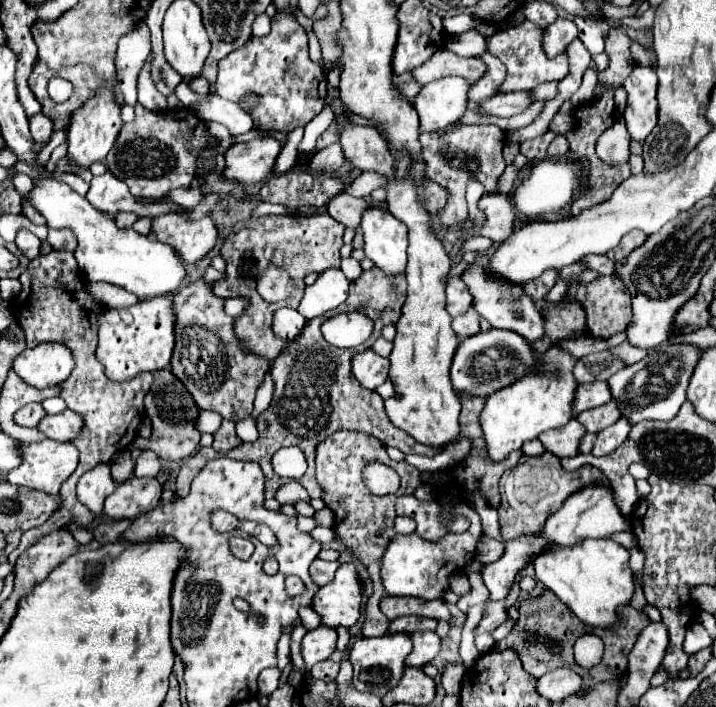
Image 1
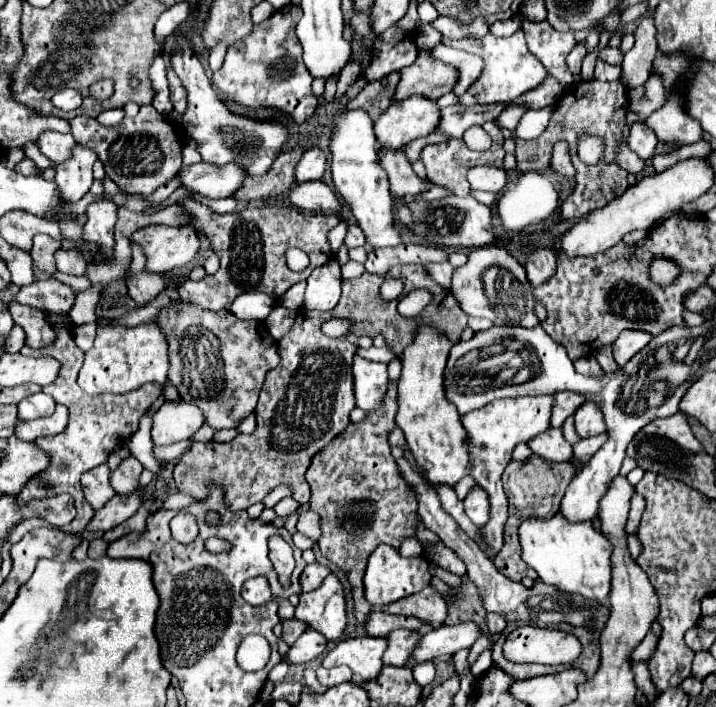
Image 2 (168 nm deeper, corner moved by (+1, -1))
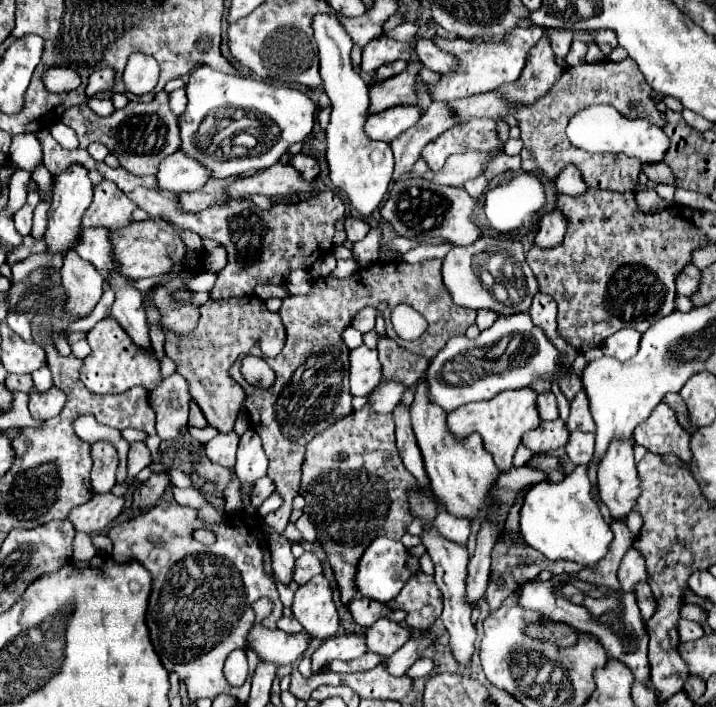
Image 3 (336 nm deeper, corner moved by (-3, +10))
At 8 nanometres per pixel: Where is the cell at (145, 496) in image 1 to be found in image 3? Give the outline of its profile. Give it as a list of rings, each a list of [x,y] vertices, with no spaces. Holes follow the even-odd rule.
[[[94,494],[94,498],[78,508],[74,508],[68,516],[68,520],[76,526],[76,530],[86,534],[102,532],[118,514],[122,512],[124,498],[108,494]]]

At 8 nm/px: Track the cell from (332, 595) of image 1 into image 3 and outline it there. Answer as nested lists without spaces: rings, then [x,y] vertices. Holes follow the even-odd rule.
[[[324,574],[300,586],[292,602],[294,618],[320,640],[332,638],[338,630],[338,610],[332,600],[332,586]]]

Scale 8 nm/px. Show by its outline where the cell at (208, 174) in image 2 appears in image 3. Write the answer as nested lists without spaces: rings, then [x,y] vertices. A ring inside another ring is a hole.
[[[174,152],[166,160],[162,160],[160,170],[156,174],[160,188],[172,190],[172,192],[188,192],[202,188],[210,176],[208,168],[202,164],[196,164],[190,156],[184,156],[184,152]]]

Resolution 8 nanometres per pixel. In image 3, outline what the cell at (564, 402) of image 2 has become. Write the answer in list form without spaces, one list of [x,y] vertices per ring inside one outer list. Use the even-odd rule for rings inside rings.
[[[544,392],[538,394],[538,412],[542,420],[556,420],[558,418],[558,404],[556,404],[556,396],[554,392]]]

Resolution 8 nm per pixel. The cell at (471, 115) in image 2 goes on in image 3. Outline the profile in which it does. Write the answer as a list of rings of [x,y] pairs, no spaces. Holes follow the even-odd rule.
[[[432,102],[430,108],[424,112],[420,122],[400,134],[396,140],[390,142],[394,158],[396,158],[396,170],[394,170],[394,180],[398,180],[404,172],[408,172],[414,162],[418,160],[422,148],[446,132],[448,128],[454,128],[456,120],[452,118],[452,112],[446,102]]]

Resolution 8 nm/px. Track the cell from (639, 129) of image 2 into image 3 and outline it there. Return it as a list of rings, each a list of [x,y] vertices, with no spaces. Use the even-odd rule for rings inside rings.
[[[590,106],[584,108],[582,112],[578,112],[576,116],[572,116],[566,134],[570,138],[570,142],[580,148],[586,150],[590,154],[602,154],[602,152],[624,152],[626,156],[638,158],[640,162],[660,162],[668,150],[668,136],[662,132],[662,128],[650,124],[648,120],[626,120],[612,106]]]

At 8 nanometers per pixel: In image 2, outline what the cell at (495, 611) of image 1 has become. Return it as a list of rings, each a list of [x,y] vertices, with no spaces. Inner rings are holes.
[[[460,623],[454,627],[446,627],[446,625],[436,627],[422,635],[420,643],[412,651],[412,655],[404,667],[412,669],[418,663],[434,661],[444,655],[454,655],[460,649],[468,649],[478,639],[478,633],[480,633],[480,629],[474,623]]]

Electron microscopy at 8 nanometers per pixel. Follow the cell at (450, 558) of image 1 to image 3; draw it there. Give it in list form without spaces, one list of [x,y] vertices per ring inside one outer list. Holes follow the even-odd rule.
[[[386,536],[374,538],[358,562],[356,584],[358,584],[358,590],[362,592],[362,596],[384,602],[384,604],[388,600],[392,600],[400,592],[400,588],[408,582],[408,576],[412,576],[412,570],[408,568],[408,558],[410,558],[410,552],[404,548],[402,542],[390,540]]]

